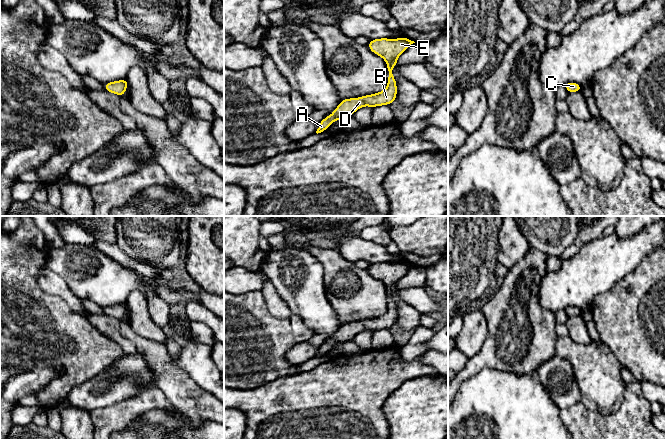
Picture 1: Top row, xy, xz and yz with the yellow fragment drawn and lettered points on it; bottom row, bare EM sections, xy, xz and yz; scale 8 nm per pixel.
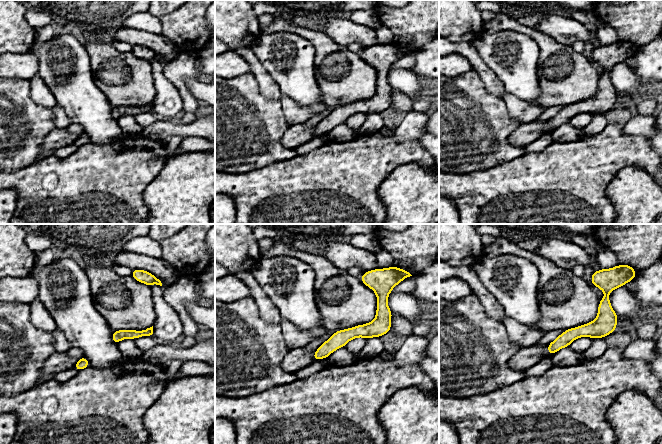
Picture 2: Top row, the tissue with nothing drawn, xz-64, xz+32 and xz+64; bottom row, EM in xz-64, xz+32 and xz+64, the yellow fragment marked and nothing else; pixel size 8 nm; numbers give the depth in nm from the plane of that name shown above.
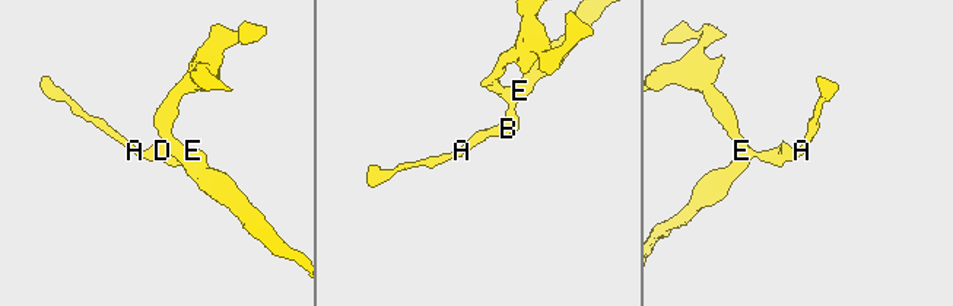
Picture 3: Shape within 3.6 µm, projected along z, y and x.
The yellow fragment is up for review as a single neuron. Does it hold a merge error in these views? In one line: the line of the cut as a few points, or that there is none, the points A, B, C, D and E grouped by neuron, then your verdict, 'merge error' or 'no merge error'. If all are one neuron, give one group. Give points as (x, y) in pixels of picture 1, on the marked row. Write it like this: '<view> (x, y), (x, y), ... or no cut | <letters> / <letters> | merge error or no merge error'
no cut | A B C D E | no merge error

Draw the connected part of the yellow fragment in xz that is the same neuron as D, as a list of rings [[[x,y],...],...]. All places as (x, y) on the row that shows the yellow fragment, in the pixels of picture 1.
[[[404,36],[398,39],[380,38],[370,40],[368,43],[369,49],[374,54],[381,56],[387,63],[388,84],[386,89],[376,94],[341,100],[340,104],[336,107],[333,113],[325,117],[319,123],[316,133],[318,134],[327,130],[336,120],[352,116],[355,111],[364,106],[374,108],[377,106],[389,105],[394,102],[397,96],[397,84],[392,68],[397,66],[398,57],[413,43],[415,42]]]

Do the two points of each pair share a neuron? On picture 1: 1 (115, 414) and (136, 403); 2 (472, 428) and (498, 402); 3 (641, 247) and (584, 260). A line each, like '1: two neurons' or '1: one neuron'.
1: one neuron
2: one neuron
3: one neuron

